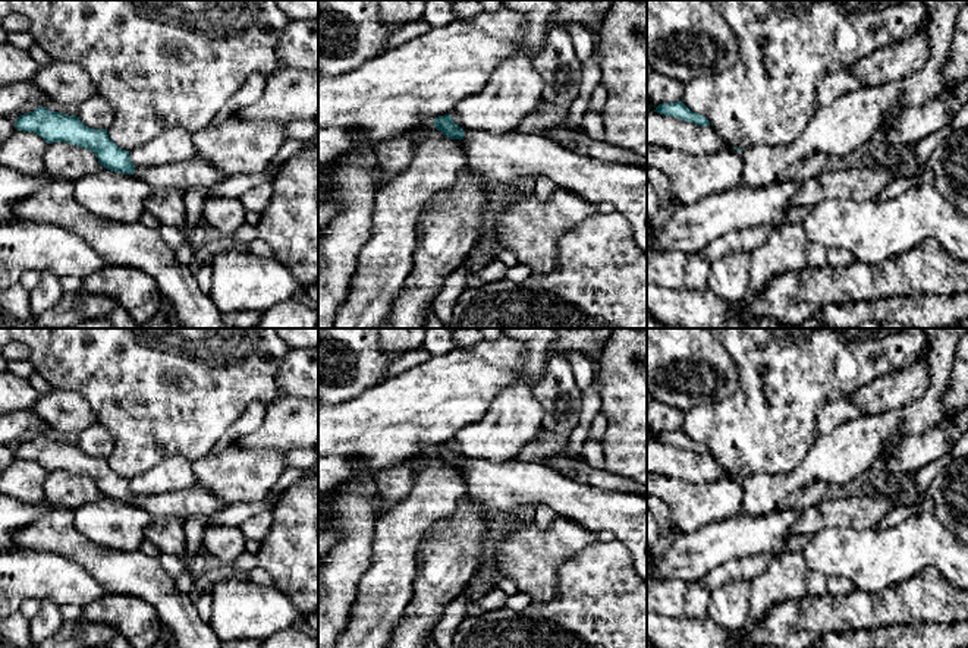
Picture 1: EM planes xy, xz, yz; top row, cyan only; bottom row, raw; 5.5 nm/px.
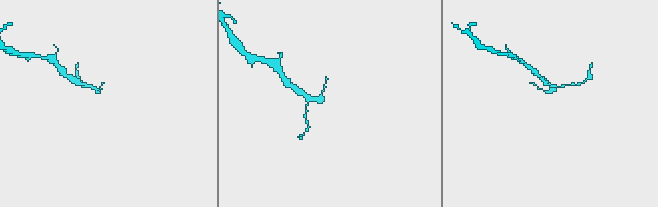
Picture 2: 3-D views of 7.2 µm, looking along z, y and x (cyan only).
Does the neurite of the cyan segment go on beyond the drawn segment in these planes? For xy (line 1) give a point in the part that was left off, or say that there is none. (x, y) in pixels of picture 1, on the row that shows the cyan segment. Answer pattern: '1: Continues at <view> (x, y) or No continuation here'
1: Continues at xy (197, 172)

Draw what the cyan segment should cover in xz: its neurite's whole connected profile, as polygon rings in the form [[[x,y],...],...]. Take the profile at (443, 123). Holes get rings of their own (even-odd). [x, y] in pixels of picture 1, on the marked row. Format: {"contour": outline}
{"contour": [[[450,114],[433,122],[443,135],[463,142],[466,169],[491,185],[546,176],[588,202],[612,204],[631,223],[635,243],[647,254],[647,170],[576,154],[540,133],[465,132]]]}

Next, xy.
{"contour": [[[41,106],[21,114],[15,120],[15,129],[34,132],[47,144],[66,142],[89,150],[104,169],[133,174],[151,189],[179,189],[183,192],[191,188],[202,188],[210,195],[213,188],[227,176],[199,154],[169,166],[135,167],[129,151],[119,148],[109,138],[106,129],[91,129],[76,116],[50,111]]]}

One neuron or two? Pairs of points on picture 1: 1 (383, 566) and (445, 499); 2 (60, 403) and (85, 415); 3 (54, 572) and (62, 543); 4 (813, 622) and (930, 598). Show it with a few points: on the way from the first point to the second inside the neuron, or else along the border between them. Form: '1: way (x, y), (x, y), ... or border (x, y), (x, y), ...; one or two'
1: way (395, 549), (427, 515); one
2: way (66, 409), (79, 415); one
3: border (25, 547), (59, 553), (72, 559), (88, 572); two
4: way (842, 615), (873, 612), (901, 604); one

